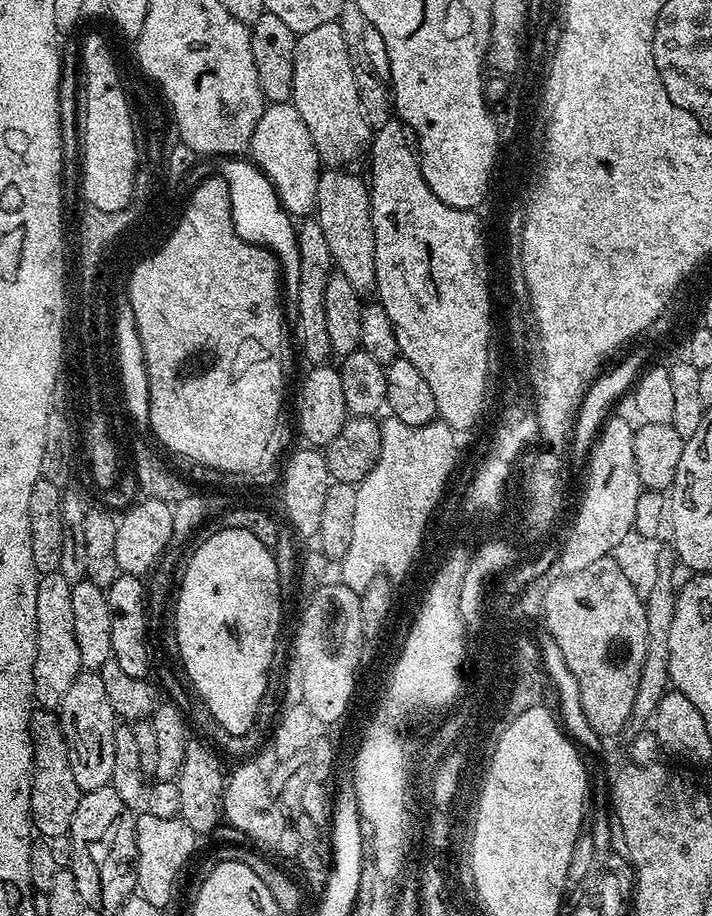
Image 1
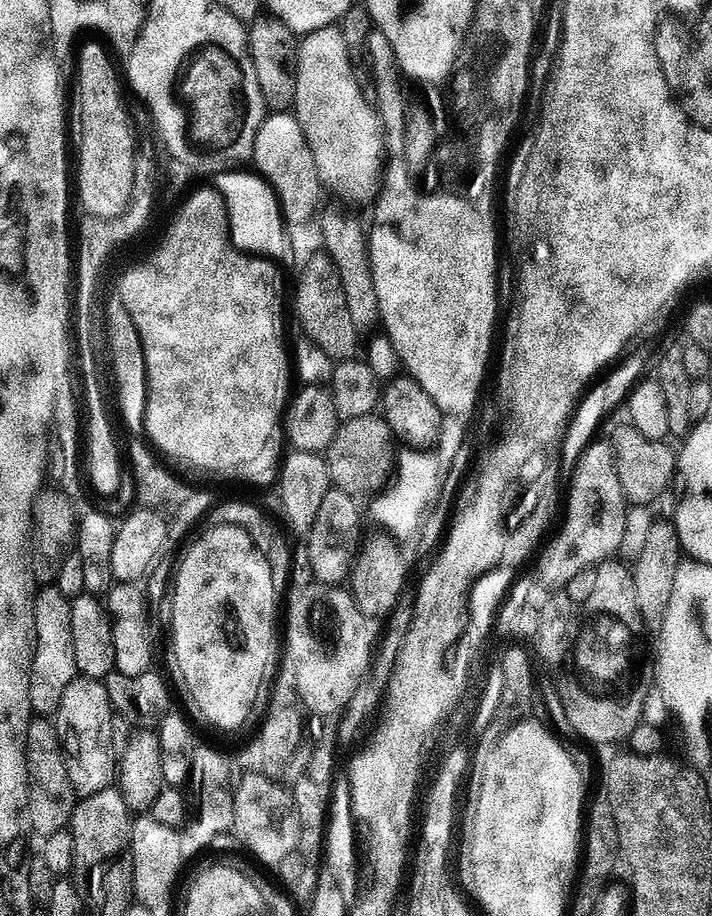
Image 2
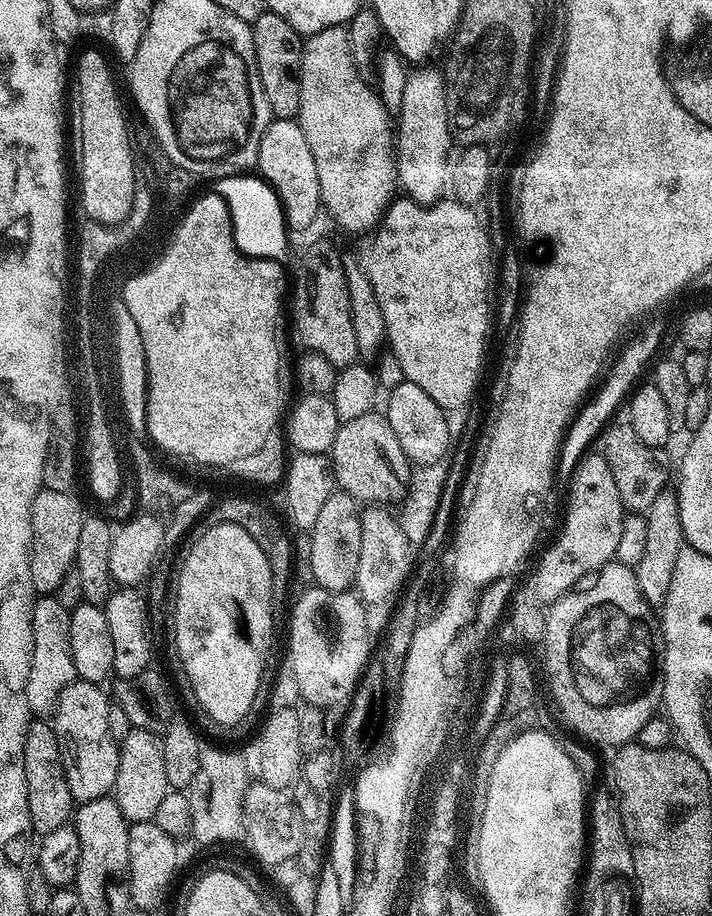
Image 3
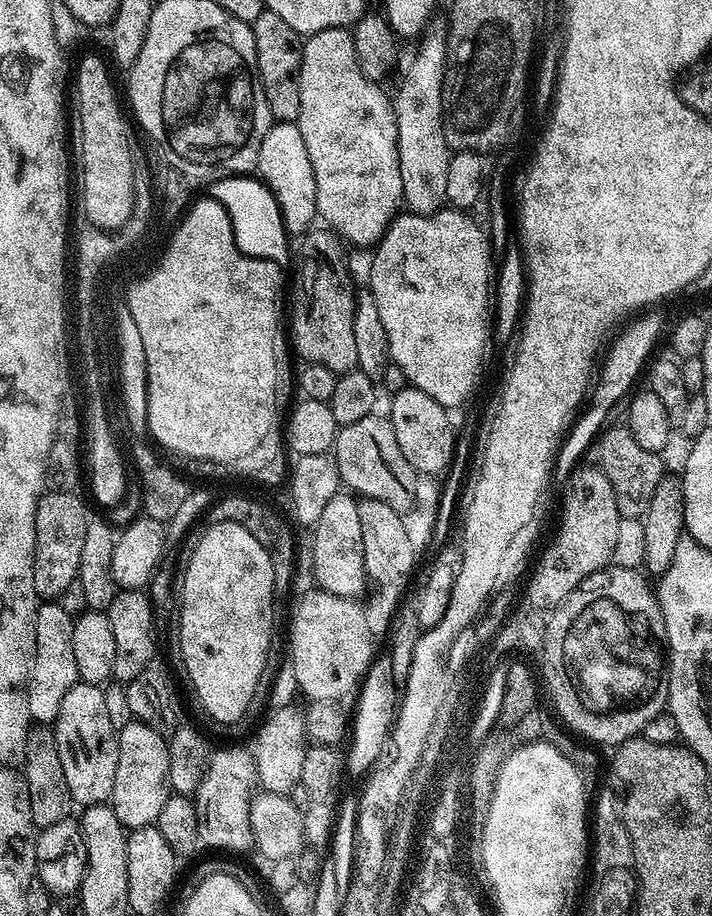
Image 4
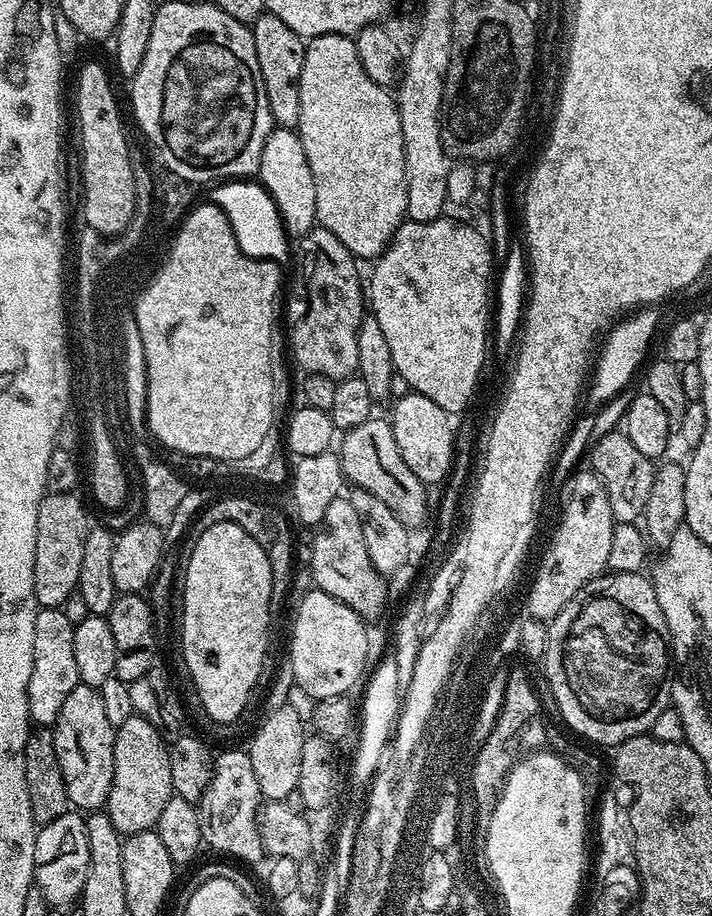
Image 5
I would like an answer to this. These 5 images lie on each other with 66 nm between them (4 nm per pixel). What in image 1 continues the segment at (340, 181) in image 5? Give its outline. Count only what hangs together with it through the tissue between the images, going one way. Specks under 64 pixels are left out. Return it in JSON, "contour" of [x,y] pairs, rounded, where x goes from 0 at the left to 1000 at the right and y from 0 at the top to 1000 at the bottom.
{"contour":[[[472,22],[445,28],[442,33],[420,36],[413,59],[413,98],[407,112],[424,124],[424,133],[430,133],[430,142],[435,142],[435,151],[441,155],[451,176],[461,181],[489,181],[493,175],[513,169],[514,158],[520,153],[517,131],[513,119],[506,116],[506,94],[501,75],[494,75],[496,58],[480,37],[480,28]]]}

